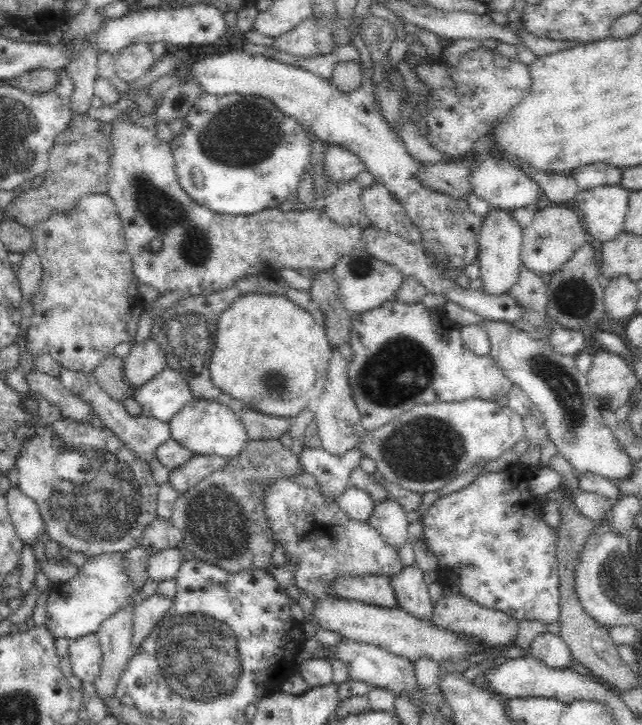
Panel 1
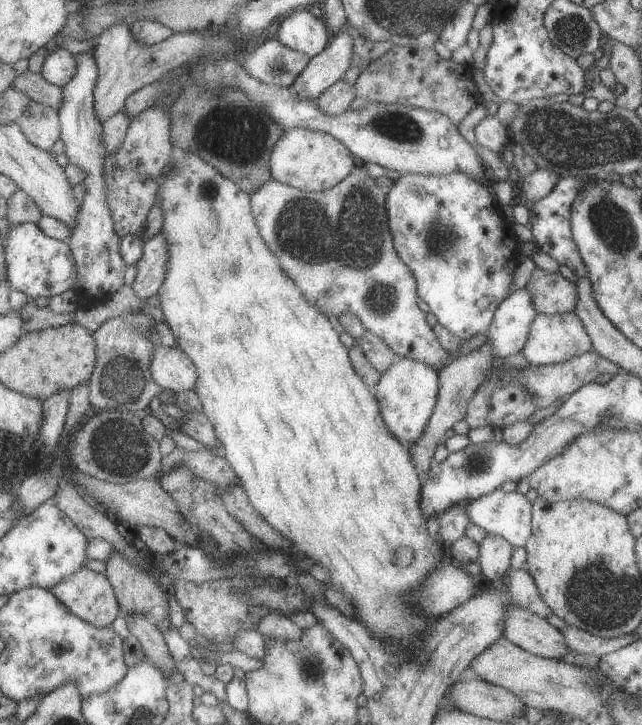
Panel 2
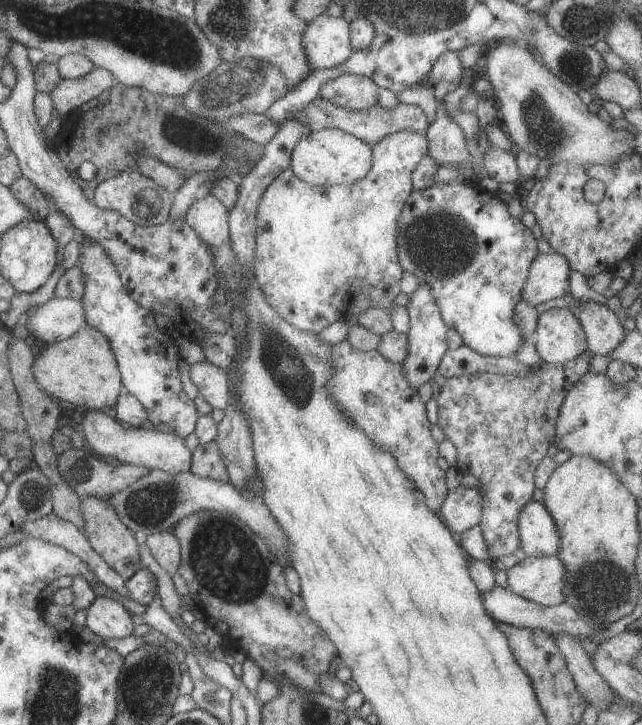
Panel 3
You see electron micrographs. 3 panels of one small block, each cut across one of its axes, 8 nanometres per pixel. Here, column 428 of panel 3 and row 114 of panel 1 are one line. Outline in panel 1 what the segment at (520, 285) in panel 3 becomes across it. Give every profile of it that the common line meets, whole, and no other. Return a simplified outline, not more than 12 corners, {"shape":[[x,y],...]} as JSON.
{"shape":[[202,93],[169,142],[214,212],[296,192],[315,135],[260,96]]}

